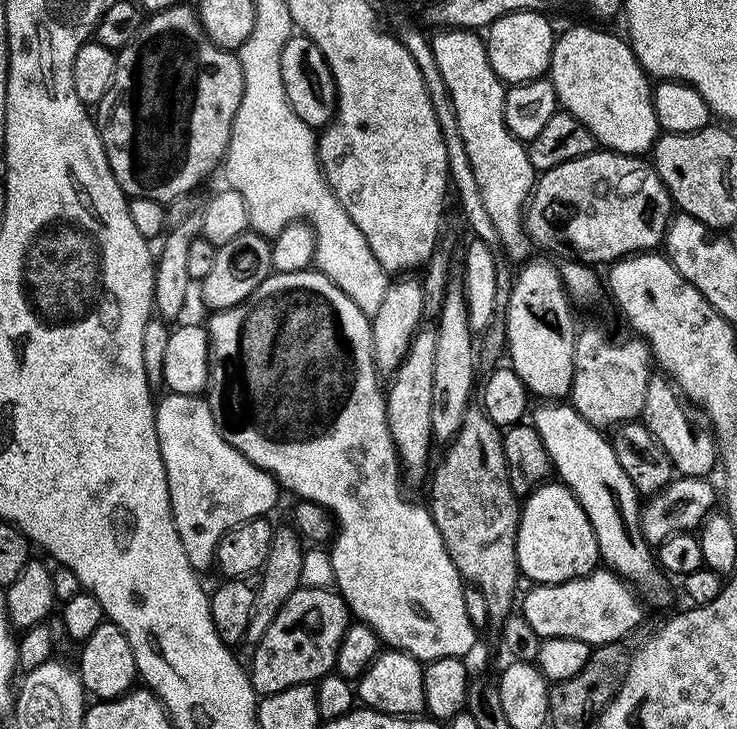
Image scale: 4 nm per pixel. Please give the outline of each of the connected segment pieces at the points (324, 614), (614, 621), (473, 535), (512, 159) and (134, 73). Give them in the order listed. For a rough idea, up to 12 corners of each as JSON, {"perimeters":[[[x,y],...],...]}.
{"perimeters":[[[301,586],[251,649],[257,697],[336,667],[350,623],[331,587]],[[611,570],[535,585],[522,614],[541,638],[624,640],[644,608]],[[469,407],[430,511],[488,619],[513,611],[518,493],[504,437]],[[479,31],[431,37],[482,203],[529,259],[538,173]],[[188,2],[119,49],[94,108],[120,188],[167,205],[221,167],[239,55]]]}

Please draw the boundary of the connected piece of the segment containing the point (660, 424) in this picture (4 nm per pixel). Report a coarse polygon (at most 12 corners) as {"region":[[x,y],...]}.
{"region":[[667,375],[638,419],[679,475],[707,477],[716,437]]}

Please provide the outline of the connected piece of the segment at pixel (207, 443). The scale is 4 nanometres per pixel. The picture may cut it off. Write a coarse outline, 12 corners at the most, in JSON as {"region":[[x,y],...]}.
{"region":[[199,395],[156,404],[174,526],[192,567],[282,489]]}

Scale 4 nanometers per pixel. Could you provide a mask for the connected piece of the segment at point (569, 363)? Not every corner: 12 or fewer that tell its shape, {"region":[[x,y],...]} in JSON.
{"region":[[519,265],[502,312],[507,363],[563,401],[578,335],[557,265]]}

